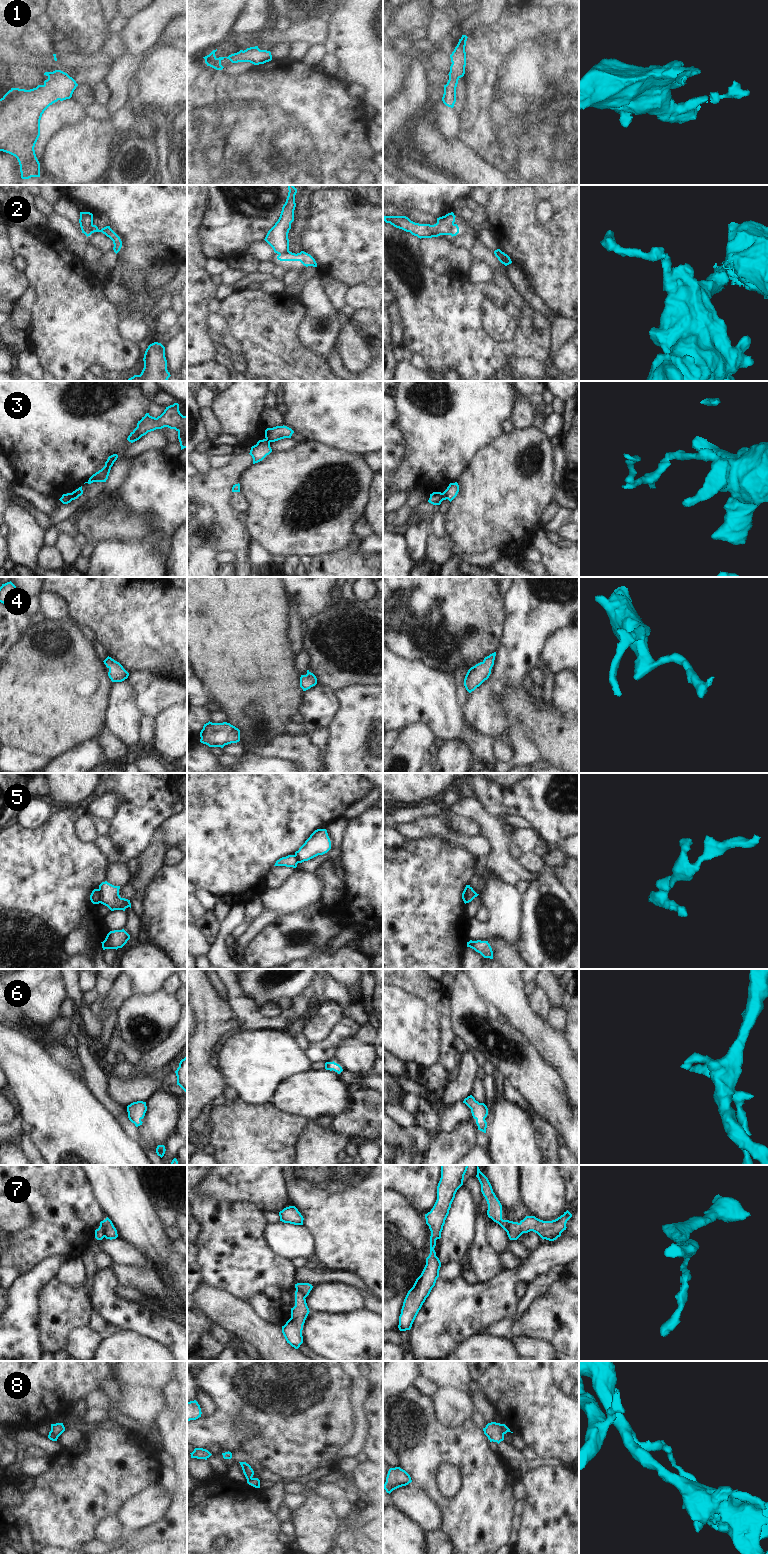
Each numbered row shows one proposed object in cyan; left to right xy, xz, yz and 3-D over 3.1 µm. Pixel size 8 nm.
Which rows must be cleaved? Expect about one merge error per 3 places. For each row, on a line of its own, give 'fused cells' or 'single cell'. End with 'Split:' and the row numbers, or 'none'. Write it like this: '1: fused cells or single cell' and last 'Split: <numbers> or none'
1: single cell
2: fused cells
3: fused cells
4: single cell
5: fused cells
6: single cell
7: fused cells
8: single cell
Split: 2, 3, 5, 7

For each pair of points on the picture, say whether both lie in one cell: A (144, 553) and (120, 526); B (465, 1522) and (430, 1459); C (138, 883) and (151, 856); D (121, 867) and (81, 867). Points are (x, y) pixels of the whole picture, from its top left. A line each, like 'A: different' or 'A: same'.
A: different
B: same
C: same
D: different

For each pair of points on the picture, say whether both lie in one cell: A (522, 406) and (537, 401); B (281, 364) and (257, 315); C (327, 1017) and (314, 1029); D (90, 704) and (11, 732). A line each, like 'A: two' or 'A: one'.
A: two
B: one
C: one
D: one

